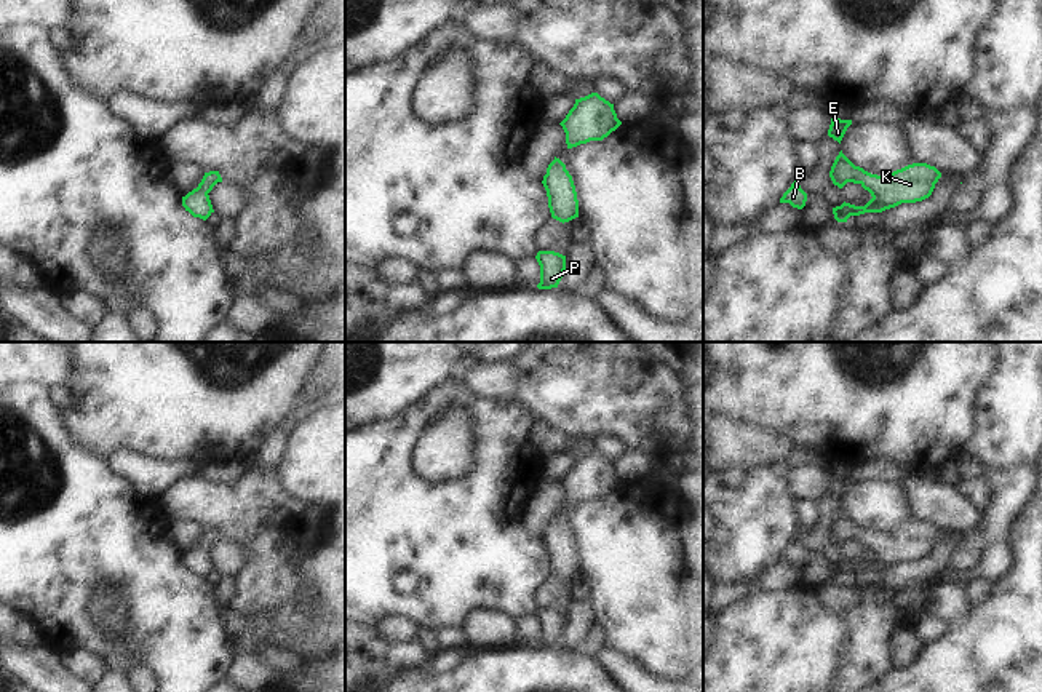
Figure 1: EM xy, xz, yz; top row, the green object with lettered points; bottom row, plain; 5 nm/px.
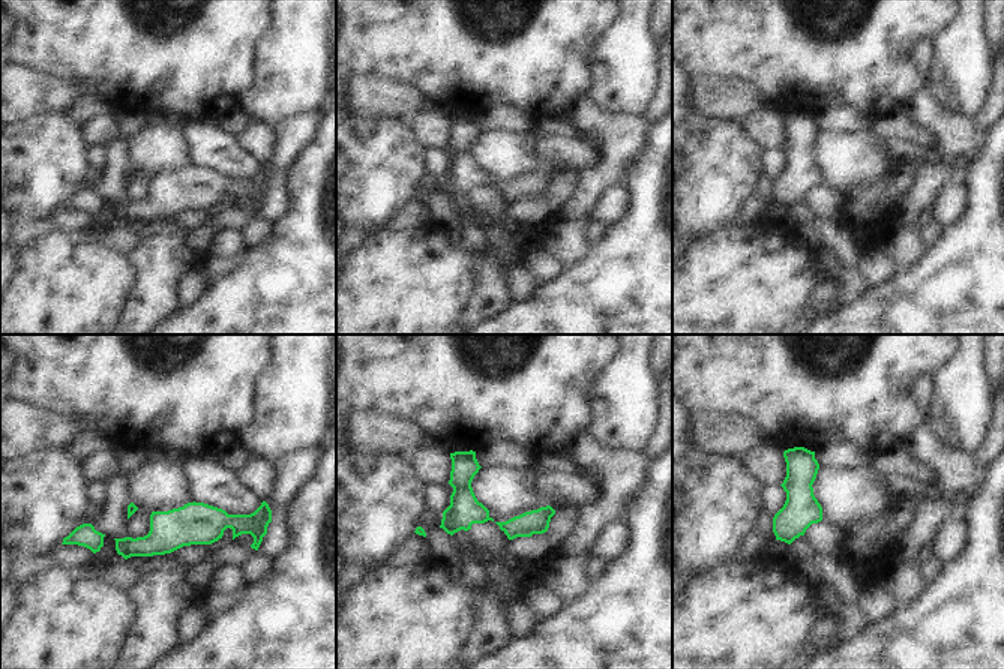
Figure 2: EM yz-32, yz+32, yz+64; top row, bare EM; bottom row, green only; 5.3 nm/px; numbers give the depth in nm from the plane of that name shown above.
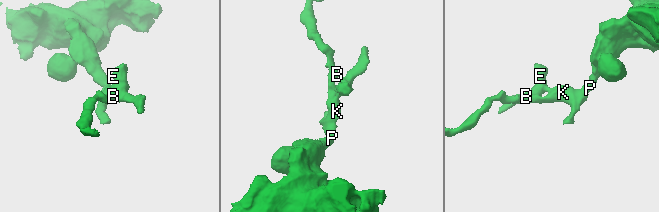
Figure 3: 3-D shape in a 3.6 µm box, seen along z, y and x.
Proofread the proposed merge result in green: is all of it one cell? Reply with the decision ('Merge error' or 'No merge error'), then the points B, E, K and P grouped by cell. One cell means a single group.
No merge error. Groups: B E K P

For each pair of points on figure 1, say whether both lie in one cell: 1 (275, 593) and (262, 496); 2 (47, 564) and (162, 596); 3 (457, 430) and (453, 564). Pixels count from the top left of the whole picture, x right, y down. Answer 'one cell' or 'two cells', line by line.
1: one cell
2: one cell
3: two cells

